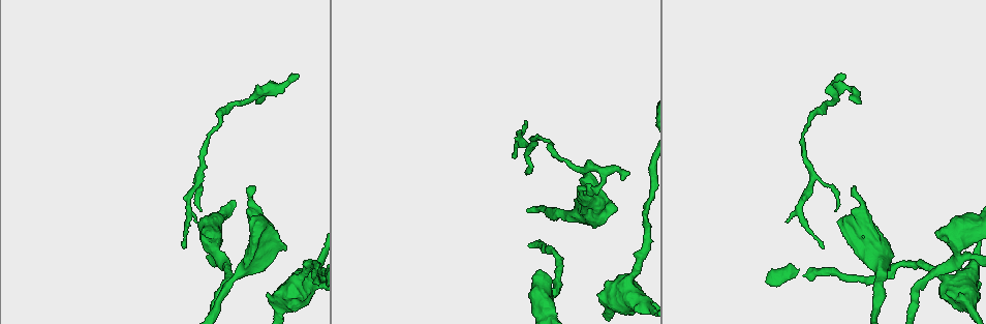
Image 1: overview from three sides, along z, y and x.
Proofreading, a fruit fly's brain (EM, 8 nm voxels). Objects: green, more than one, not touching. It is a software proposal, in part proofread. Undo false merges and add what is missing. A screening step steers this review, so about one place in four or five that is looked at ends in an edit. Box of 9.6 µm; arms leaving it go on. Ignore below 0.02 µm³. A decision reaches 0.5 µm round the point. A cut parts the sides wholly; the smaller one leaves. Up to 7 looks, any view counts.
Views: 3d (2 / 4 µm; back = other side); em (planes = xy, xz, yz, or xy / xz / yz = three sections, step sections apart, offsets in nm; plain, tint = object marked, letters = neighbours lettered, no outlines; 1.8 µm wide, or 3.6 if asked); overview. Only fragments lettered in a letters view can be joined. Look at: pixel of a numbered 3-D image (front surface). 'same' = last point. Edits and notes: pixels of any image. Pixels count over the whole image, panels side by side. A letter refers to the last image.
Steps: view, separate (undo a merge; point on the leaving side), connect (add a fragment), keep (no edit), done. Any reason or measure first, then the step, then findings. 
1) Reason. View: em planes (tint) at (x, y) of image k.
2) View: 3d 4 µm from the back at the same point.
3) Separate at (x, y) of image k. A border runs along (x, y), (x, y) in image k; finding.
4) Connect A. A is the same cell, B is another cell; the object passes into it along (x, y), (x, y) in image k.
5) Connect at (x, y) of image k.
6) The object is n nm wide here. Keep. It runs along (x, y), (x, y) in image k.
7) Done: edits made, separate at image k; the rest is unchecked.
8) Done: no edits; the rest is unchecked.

Thin neck. View: em planes (tint) at (825, 103) of image 1.

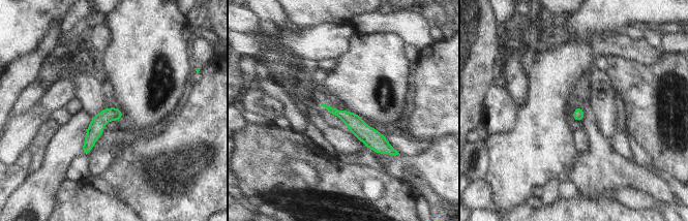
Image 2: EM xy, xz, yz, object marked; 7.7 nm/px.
View: em planes (letters) at the same point.

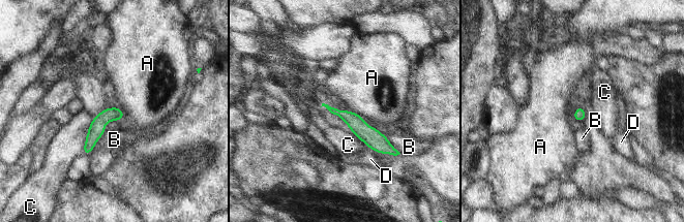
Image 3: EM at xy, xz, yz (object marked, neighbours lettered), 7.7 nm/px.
Keep. A, B, C and D are other cells; a border runs along (348, 109), (357, 113), (363, 119) in image 3; one neuron here.

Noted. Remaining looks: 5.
Free end. View: 3d 2 µm at (186, 247) of image 1.

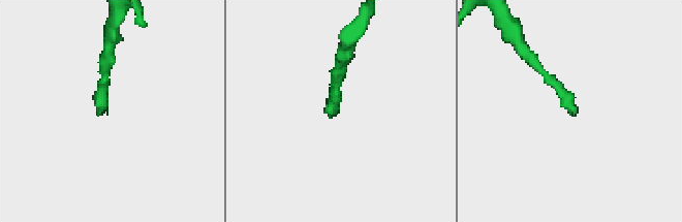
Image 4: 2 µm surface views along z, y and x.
Shape alone is not enough. View: em planes (letters) at (97, 112) of image 4.

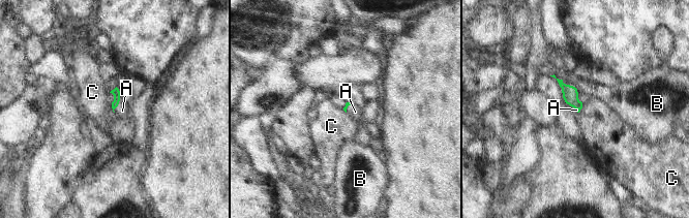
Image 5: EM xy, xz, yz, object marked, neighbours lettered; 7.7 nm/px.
Connect A. A is the same cell, B and C are other cells; the object passes into it along (115, 92), (117, 105), (122, 111) in image 5; it goes on there.

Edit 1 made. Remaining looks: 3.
Branch stops here. View: 3d 2 µm at (583, 190) of image 1.

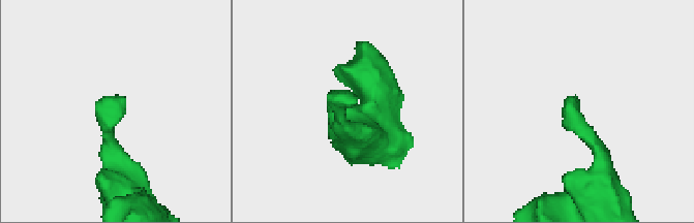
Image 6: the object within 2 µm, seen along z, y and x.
View: em planes (letters) at (356, 99) of image 6.

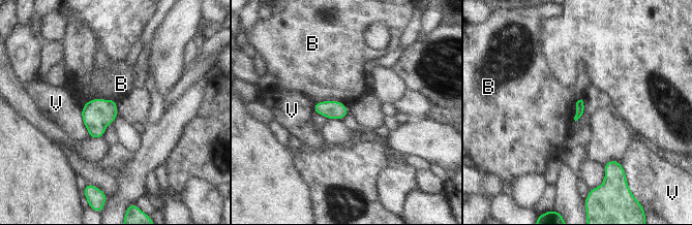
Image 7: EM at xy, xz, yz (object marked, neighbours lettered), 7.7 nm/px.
Keep. B and V are other cells; a border runs along (341, 100), (322, 100), (313, 104) in image 7; no lettered fragment goes on from it.

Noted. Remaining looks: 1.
Done: edits made, connect at image 5; the rest is unchecked.

